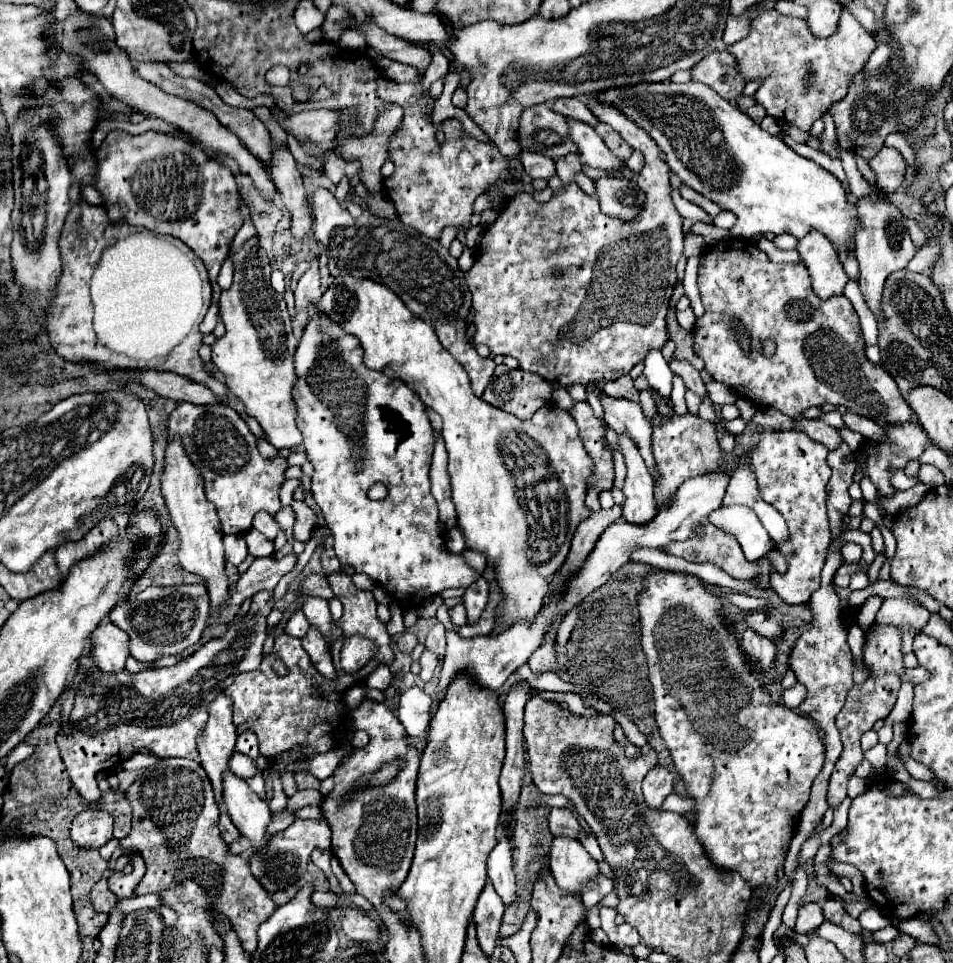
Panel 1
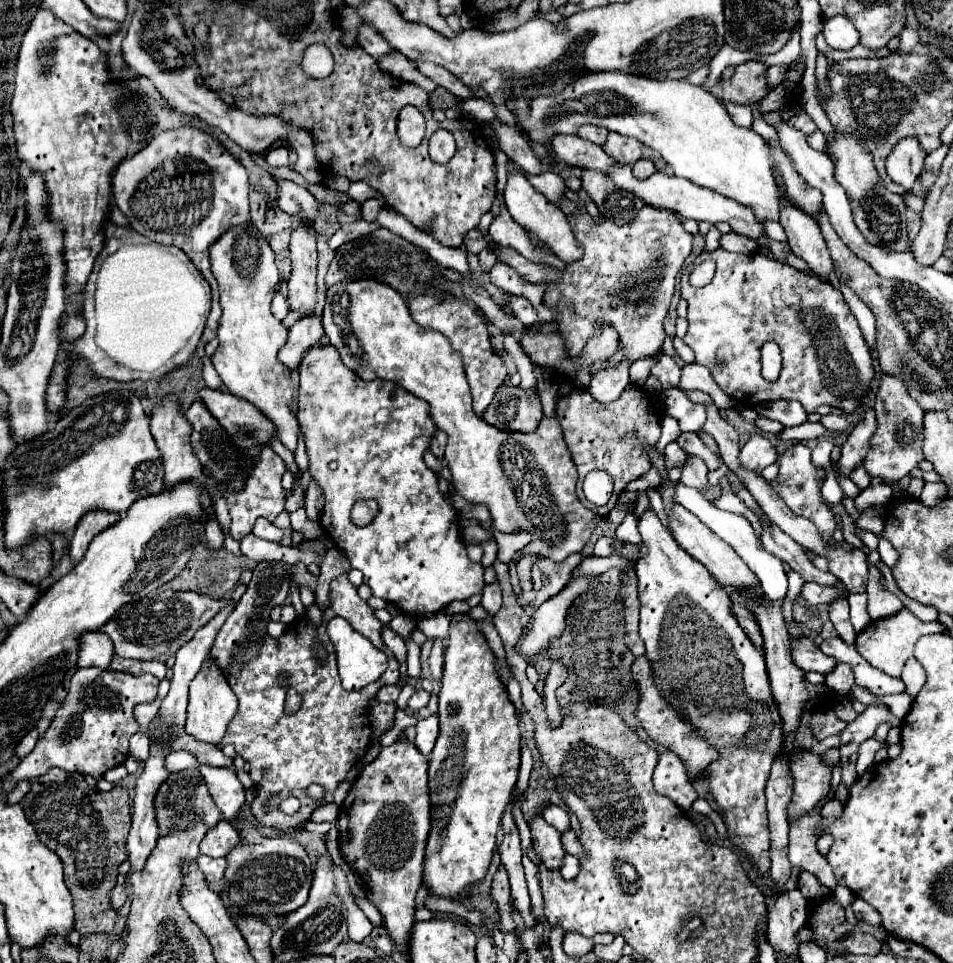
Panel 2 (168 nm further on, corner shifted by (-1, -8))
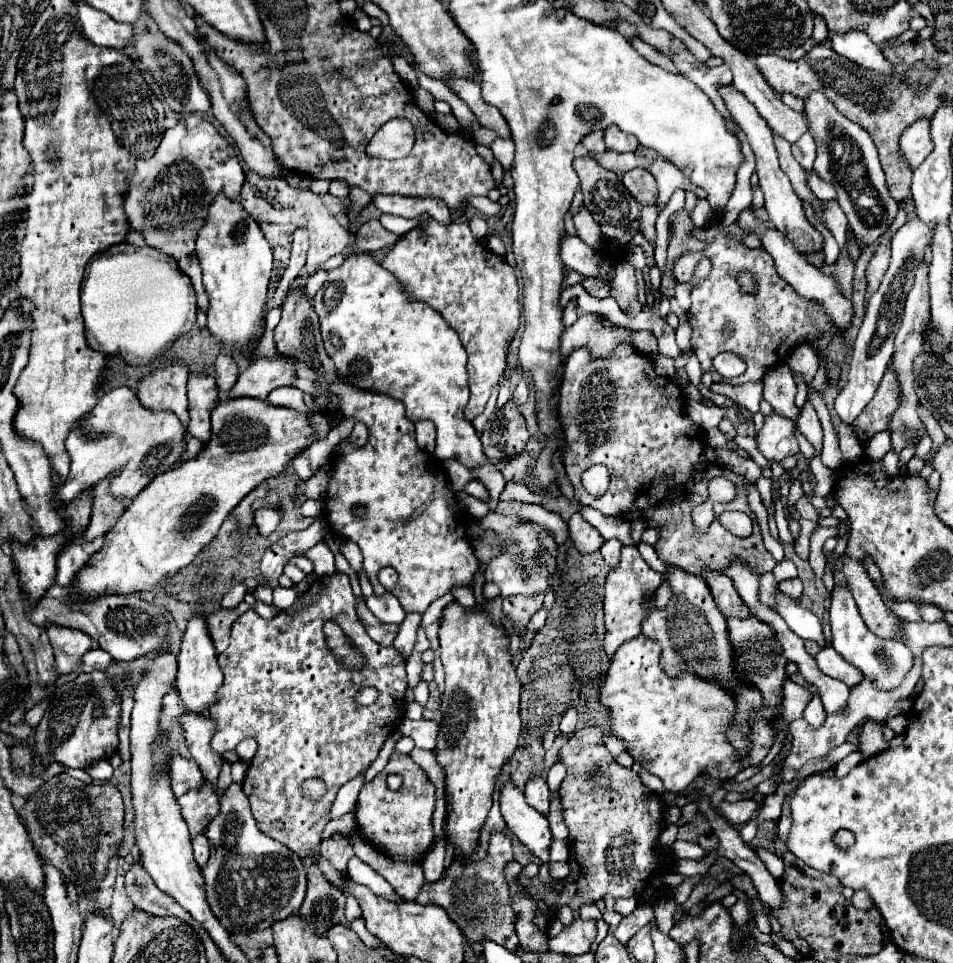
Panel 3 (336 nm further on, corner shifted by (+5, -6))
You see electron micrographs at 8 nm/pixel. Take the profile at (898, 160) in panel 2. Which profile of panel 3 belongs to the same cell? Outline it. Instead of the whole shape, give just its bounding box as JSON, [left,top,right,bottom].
[900,119,932,169]

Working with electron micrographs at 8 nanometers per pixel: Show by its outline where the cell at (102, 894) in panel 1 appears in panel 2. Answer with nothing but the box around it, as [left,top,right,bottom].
[110,885,128,911]

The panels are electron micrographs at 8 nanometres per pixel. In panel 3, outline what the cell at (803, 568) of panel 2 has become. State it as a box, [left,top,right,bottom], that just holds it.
[830,587,914,691]

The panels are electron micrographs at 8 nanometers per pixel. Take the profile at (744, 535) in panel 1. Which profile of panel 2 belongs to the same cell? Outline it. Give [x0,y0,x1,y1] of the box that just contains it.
[674,483,788,597]

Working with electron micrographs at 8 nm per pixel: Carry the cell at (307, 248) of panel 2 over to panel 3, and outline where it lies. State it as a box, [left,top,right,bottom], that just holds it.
[274,289,322,369]

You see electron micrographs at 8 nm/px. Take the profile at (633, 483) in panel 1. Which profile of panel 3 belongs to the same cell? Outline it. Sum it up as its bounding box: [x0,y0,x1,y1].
[642,567,762,753]

